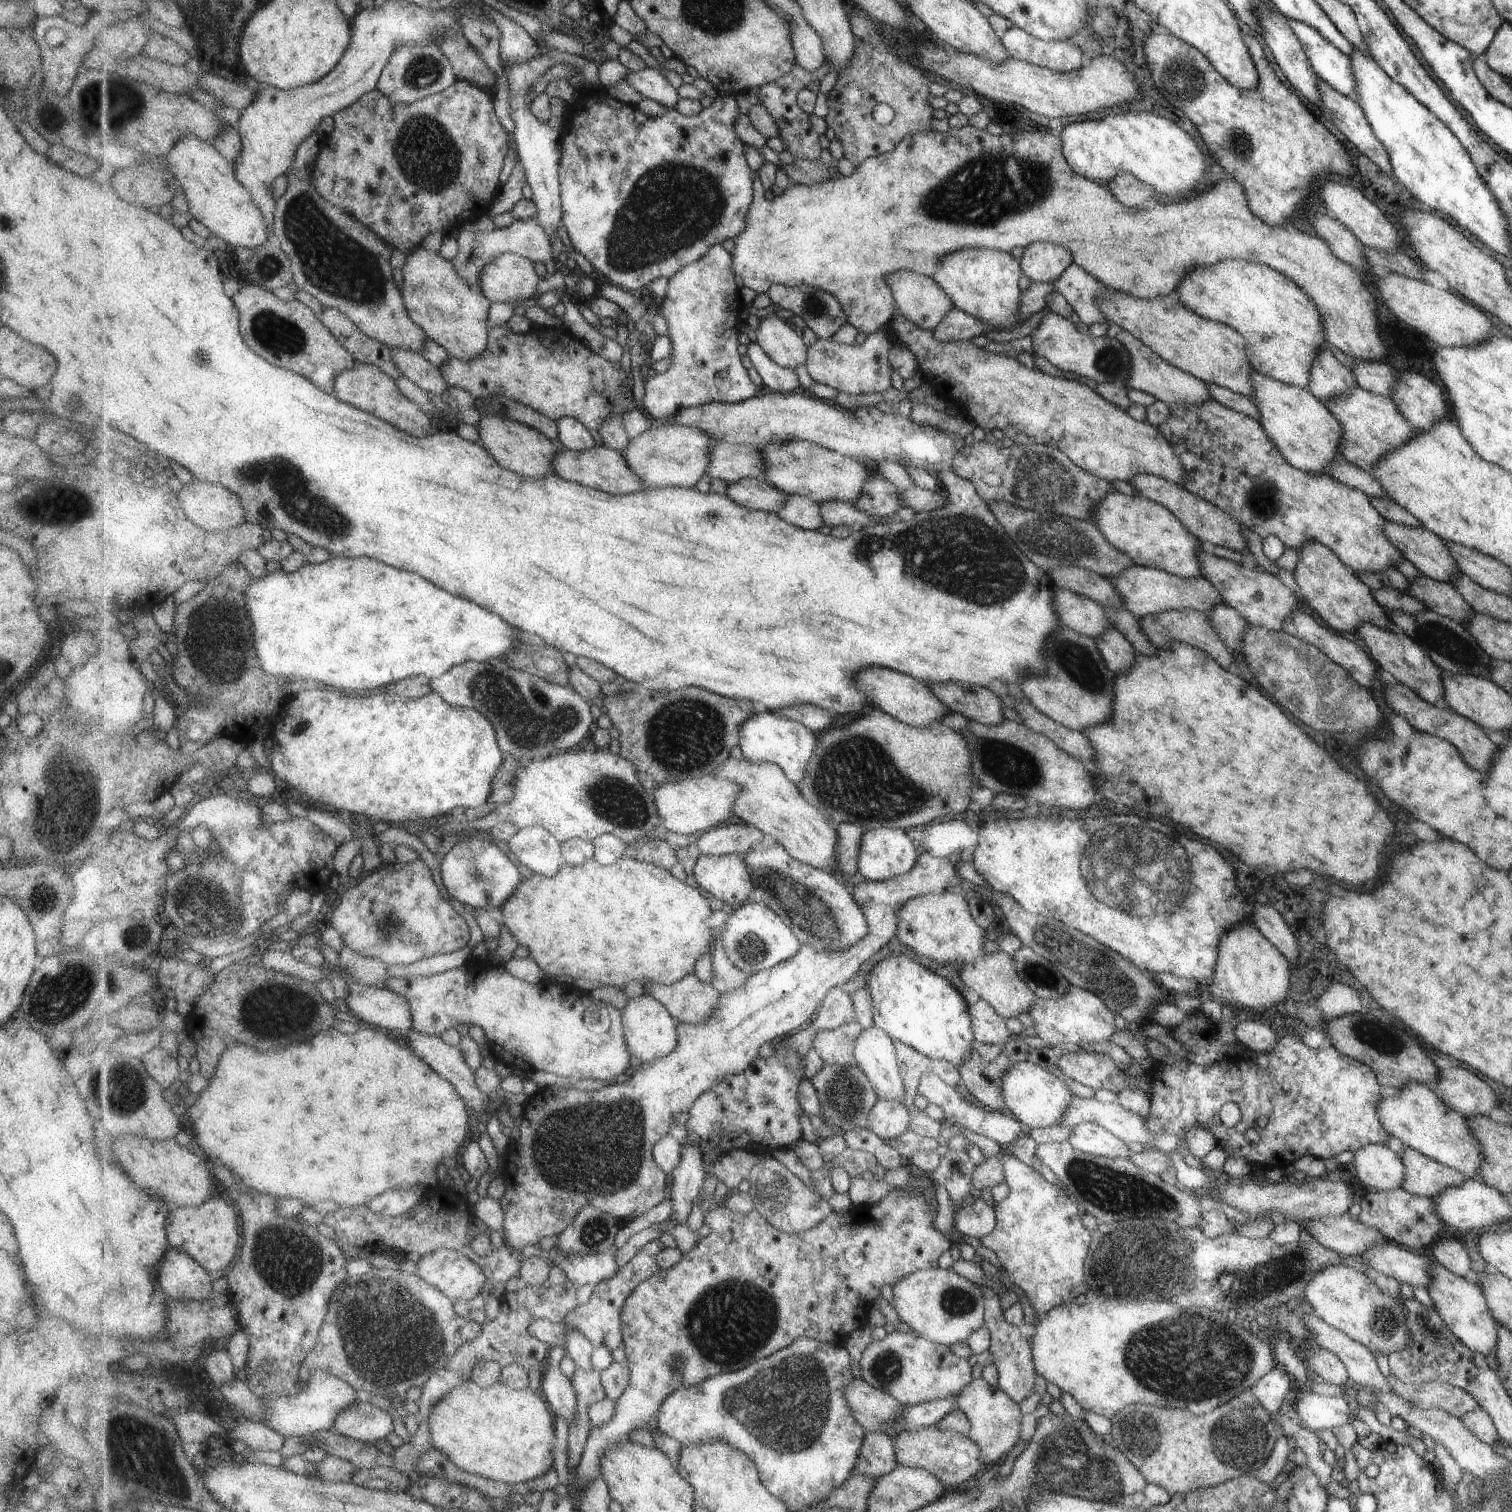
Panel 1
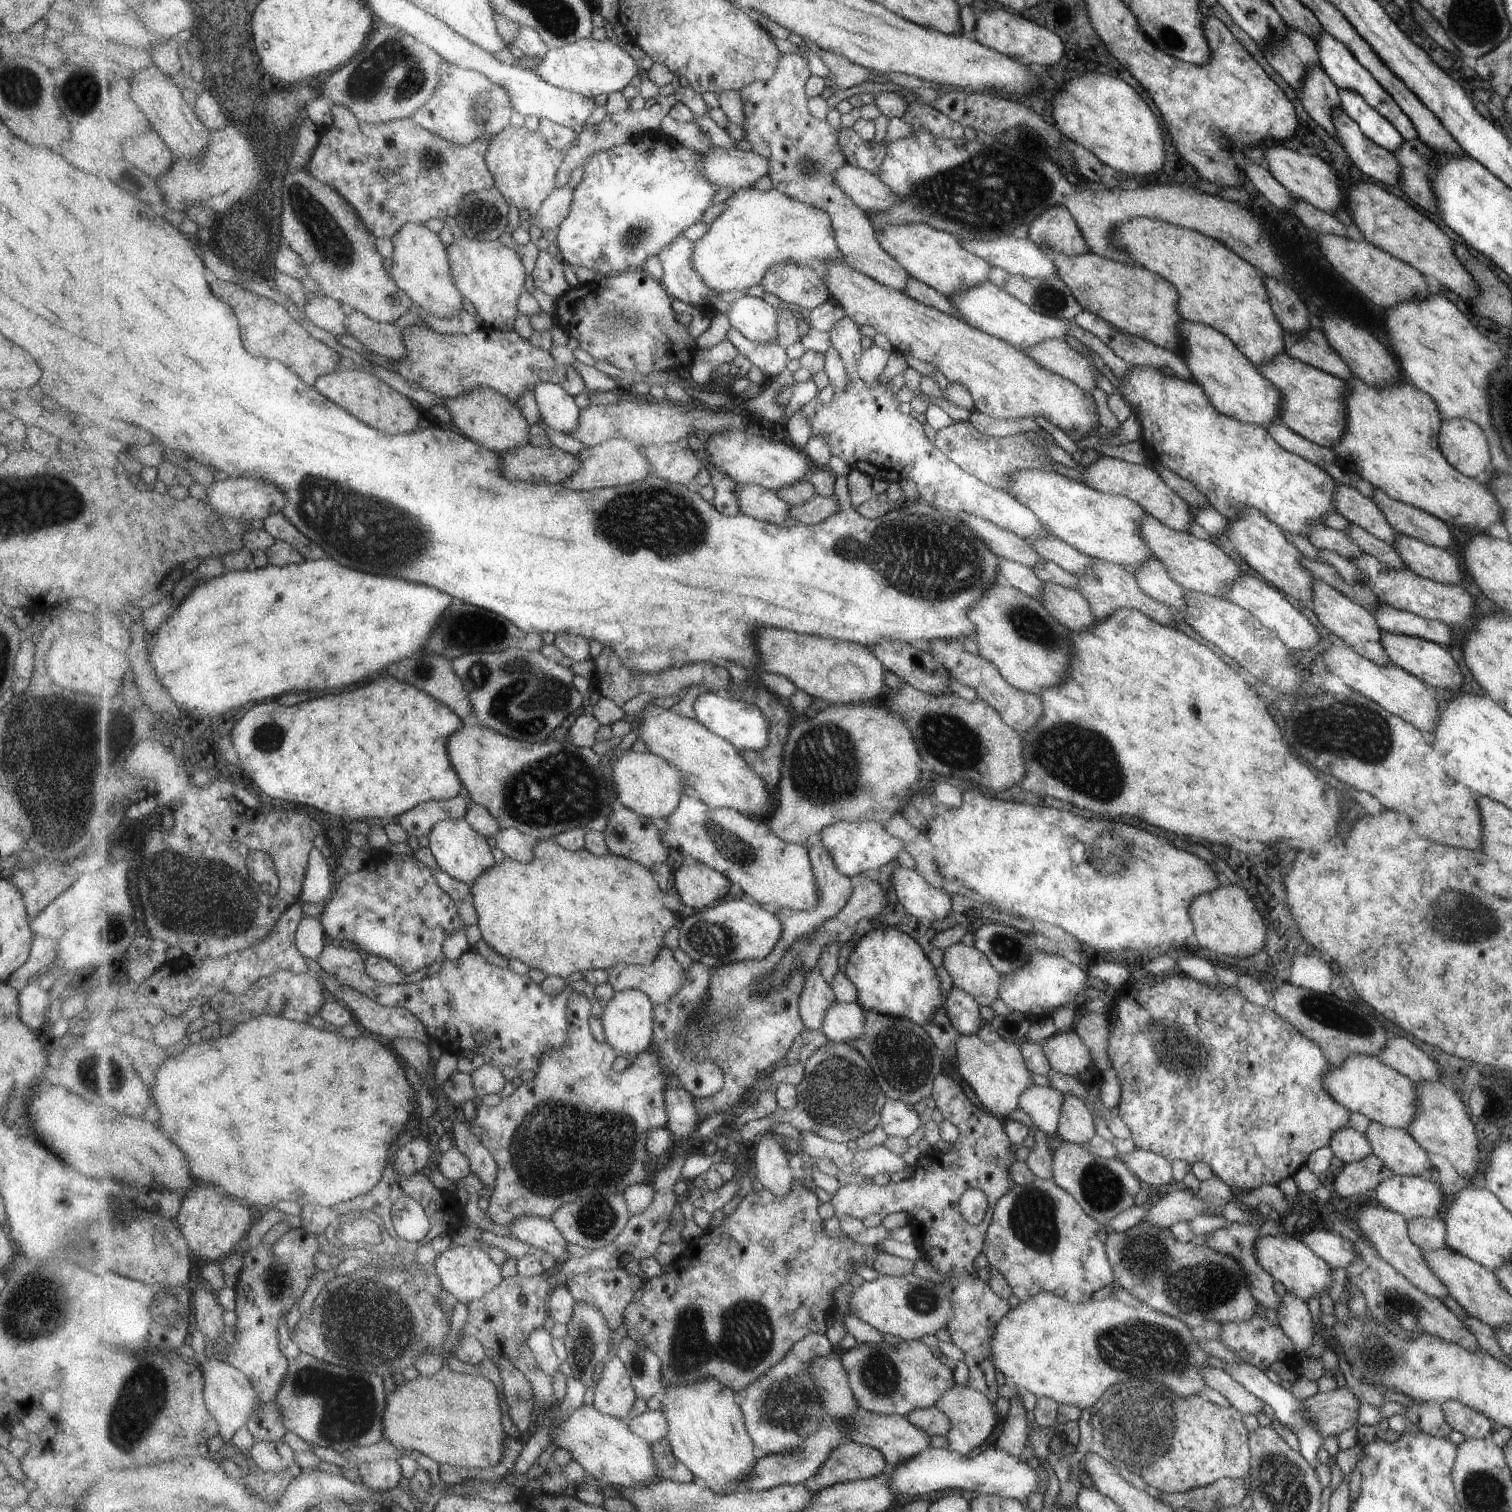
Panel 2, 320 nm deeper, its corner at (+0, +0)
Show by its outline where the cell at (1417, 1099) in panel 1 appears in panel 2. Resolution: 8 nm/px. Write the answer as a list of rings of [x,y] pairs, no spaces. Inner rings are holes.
[[[1351,1055],[1338,1067],[1331,1067],[1321,1082],[1327,1093],[1351,1113],[1360,1113],[1369,1121],[1387,1128],[1407,1130],[1418,1115],[1416,1085],[1406,1076],[1378,1061],[1375,1055]]]

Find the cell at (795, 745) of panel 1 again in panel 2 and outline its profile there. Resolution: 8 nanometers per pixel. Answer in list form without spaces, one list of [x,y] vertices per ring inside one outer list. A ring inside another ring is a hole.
[[[708,691],[696,698],[692,708],[699,722],[706,724],[711,732],[731,741],[740,751],[761,750],[770,742],[770,721],[757,705]]]

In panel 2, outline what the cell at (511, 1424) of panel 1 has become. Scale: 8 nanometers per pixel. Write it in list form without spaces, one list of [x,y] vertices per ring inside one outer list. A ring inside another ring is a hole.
[[[444,1366],[435,1376],[419,1375],[415,1380],[405,1381],[402,1386],[389,1395],[383,1425],[383,1437],[394,1445],[400,1453],[412,1451],[436,1461],[438,1464],[465,1468],[491,1468],[501,1462],[503,1443],[509,1438],[503,1430],[503,1400],[492,1380],[482,1376],[457,1374]]]

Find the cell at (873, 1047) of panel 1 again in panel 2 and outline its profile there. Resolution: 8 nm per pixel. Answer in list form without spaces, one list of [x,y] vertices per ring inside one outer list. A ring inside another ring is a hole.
[[[839,1000],[835,1001],[826,1012],[826,1018],[823,1021],[822,1031],[830,1038],[831,1041],[838,1043],[850,1044],[855,1039],[863,1039],[863,1032],[866,1027],[866,1012],[858,1001],[844,1003]]]

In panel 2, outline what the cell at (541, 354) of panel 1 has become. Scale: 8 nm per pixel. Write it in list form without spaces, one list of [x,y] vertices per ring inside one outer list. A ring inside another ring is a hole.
[[[409,326],[403,330],[407,340],[407,360],[391,362],[406,382],[418,385],[447,400],[467,396],[478,388],[490,388],[515,403],[525,390],[537,390],[537,384],[549,382],[561,386],[567,394],[577,396],[587,391],[585,380],[573,365],[561,364],[547,350],[533,347],[519,332],[504,332],[483,327],[469,334],[441,334],[430,328]]]

